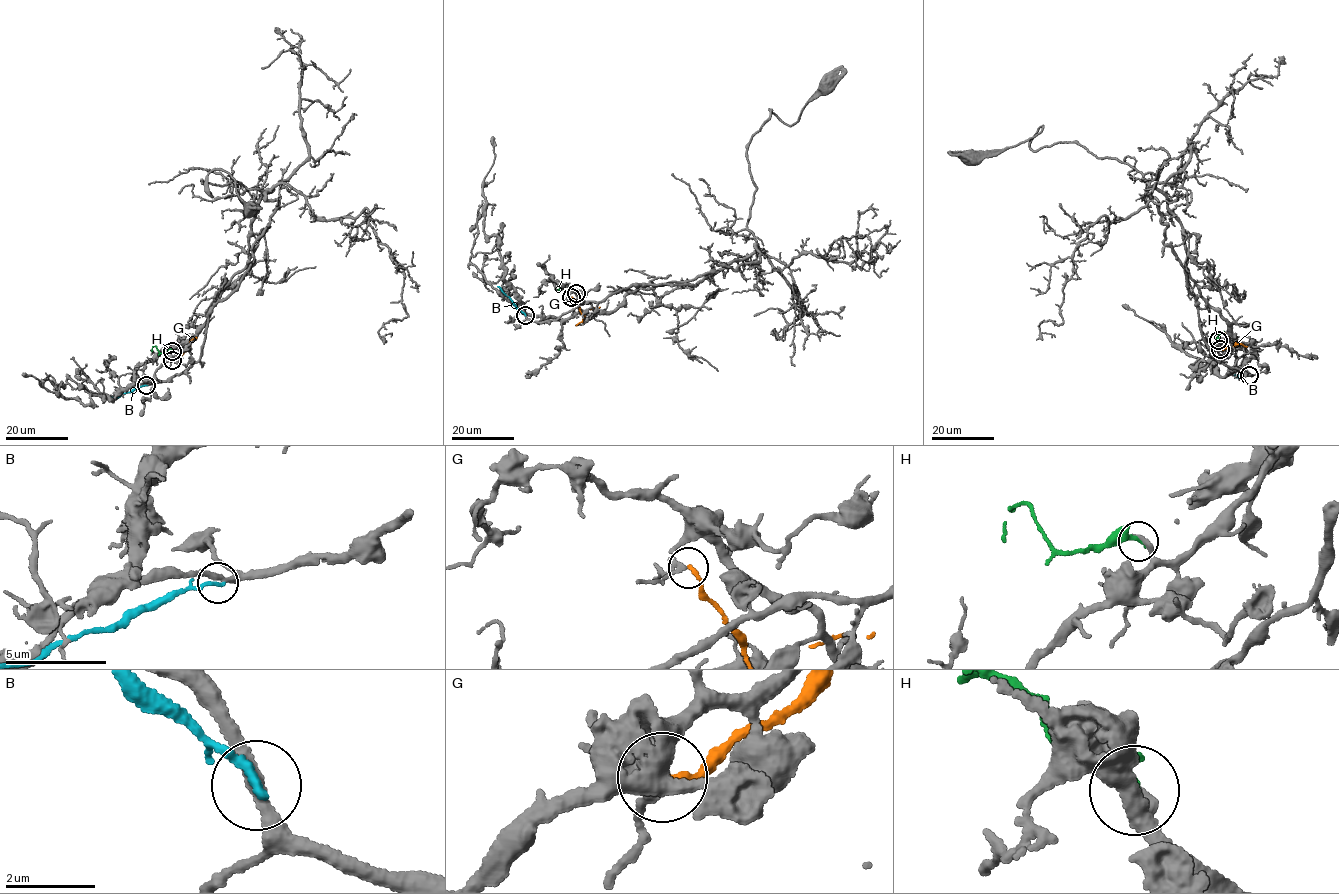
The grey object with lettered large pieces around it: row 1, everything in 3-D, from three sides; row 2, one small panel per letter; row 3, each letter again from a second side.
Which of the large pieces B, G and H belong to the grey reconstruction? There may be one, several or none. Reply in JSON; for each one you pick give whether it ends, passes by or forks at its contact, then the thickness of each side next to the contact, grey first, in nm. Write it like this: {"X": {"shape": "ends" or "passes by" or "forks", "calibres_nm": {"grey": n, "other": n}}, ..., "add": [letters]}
{"add": []}

